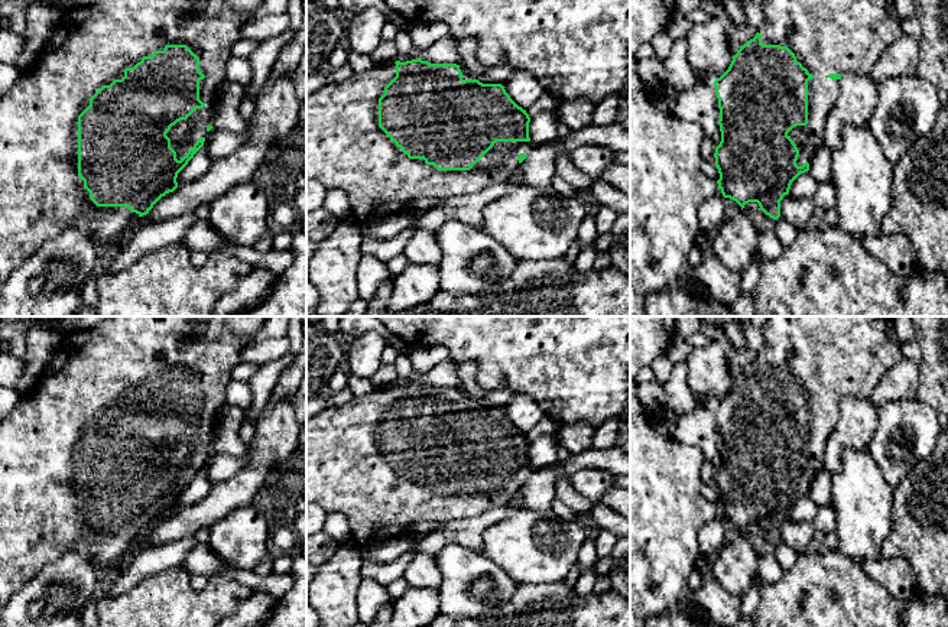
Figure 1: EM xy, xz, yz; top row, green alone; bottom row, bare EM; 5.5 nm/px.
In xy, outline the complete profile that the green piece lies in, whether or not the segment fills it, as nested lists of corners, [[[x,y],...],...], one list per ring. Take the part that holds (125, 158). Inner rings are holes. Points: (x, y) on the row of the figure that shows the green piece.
[[[95,0],[68,9],[56,22],[46,49],[38,61],[0,97],[0,292],[14,270],[22,267],[48,240],[77,228],[97,246],[126,237],[153,205],[178,188],[178,173],[204,146],[212,129],[214,103],[227,84],[225,65],[241,27],[264,0]]]

